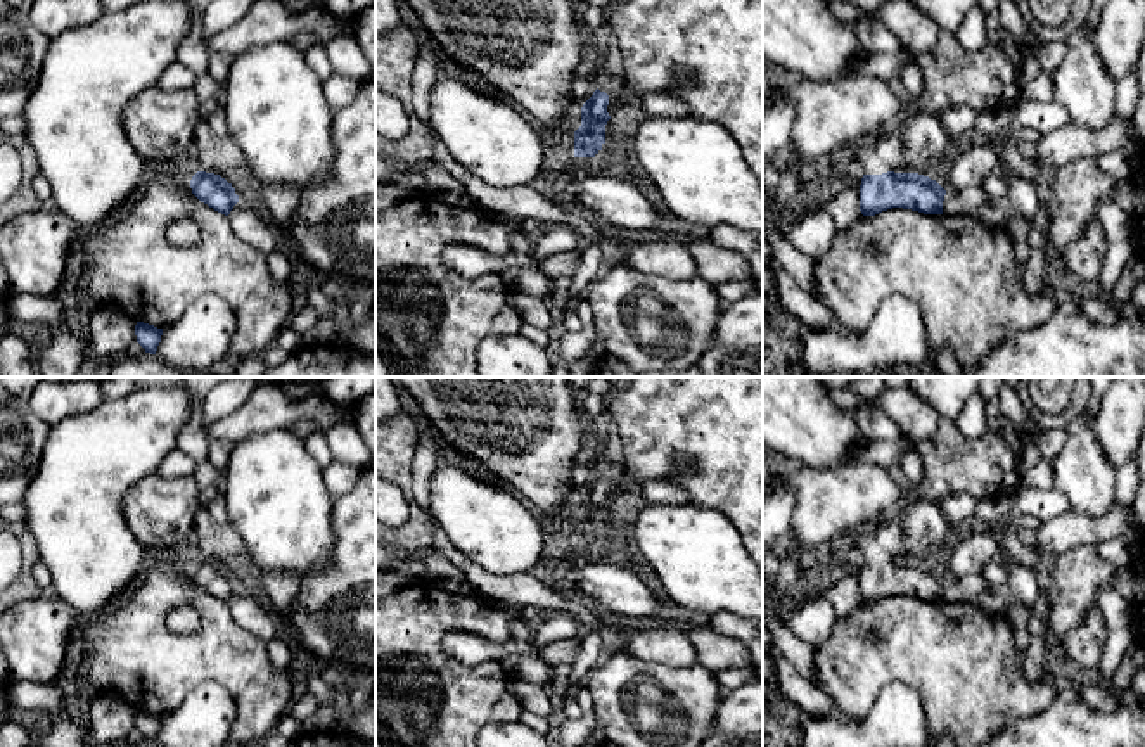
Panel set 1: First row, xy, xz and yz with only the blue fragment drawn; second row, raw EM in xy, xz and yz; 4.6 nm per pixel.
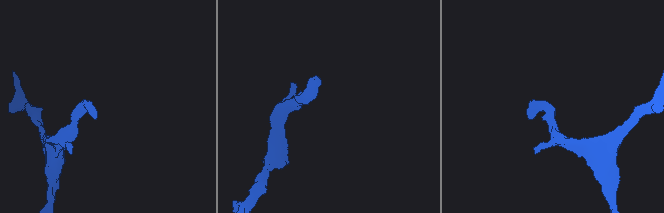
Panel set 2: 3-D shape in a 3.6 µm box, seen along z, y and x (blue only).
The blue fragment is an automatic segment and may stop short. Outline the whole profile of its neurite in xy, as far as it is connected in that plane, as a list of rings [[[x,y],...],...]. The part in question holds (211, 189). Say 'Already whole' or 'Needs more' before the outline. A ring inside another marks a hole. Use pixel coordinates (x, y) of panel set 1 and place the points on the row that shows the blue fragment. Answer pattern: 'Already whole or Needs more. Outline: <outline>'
Needs more. Outline: [[[199,121],[194,131],[192,163],[197,169],[190,180],[192,194],[228,216],[239,195],[227,178],[246,173],[246,156],[240,147],[228,135],[218,137],[208,121]]]

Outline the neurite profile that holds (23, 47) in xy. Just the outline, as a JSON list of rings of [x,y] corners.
[[[0,0],[0,118],[21,118],[50,47],[28,12]]]

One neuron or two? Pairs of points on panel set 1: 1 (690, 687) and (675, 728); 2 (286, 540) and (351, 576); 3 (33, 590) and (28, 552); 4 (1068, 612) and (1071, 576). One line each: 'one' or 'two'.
1: one
2: two
3: one
4: one

